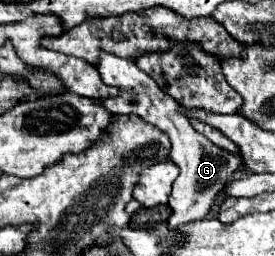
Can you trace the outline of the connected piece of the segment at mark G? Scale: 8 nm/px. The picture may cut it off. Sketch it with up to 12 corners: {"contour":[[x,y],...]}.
{"contour":[[103,53],[97,71],[117,97],[171,139],[181,169],[169,227],[205,219],[243,163],[191,127],[131,59]]}

